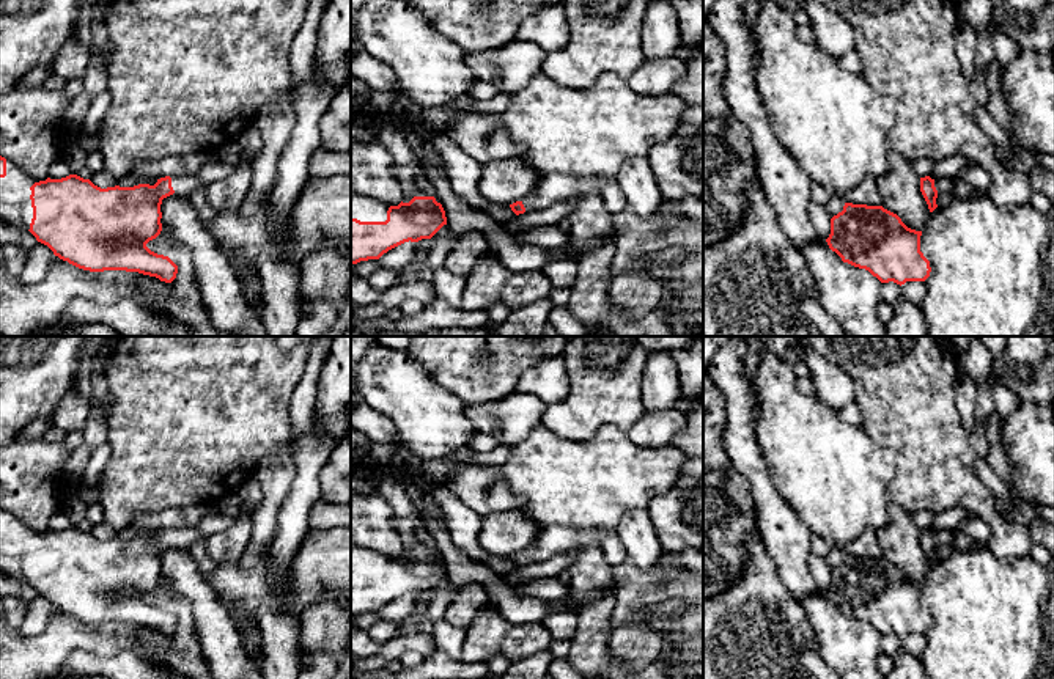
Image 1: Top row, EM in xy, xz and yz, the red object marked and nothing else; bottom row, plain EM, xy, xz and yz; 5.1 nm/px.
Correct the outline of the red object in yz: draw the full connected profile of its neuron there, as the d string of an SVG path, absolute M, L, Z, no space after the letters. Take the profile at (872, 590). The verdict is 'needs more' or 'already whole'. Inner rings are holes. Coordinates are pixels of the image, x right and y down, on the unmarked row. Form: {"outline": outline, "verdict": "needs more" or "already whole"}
{"outline": "M845 555L831 571L829 600L843 615L868 622L881 635L925 633L930 613L920 604L922 583L908 580L883 558Z", "verdict": "already whole"}

